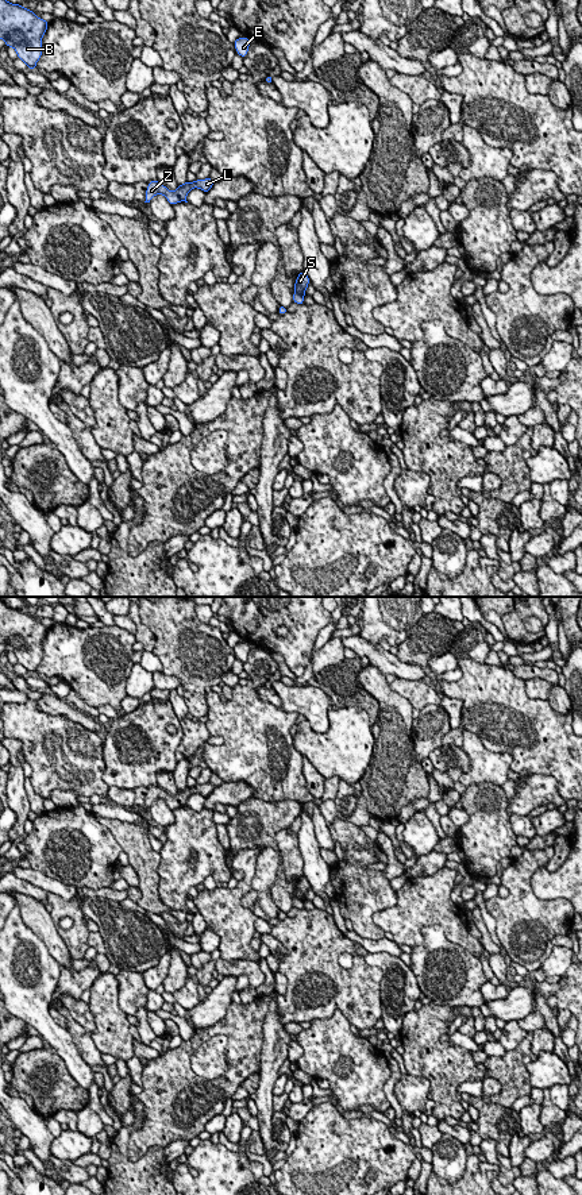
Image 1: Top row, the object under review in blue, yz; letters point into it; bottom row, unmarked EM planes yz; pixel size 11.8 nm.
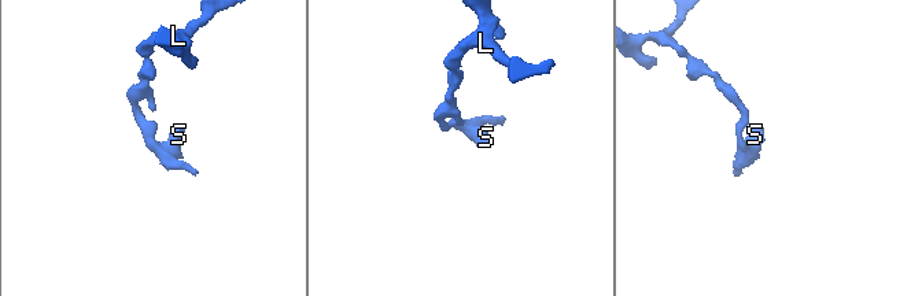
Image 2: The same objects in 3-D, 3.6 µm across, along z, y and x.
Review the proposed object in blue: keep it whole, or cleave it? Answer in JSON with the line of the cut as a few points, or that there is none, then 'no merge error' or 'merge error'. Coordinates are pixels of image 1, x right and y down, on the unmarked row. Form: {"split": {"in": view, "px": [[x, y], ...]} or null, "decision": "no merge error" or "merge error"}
{"split": null, "decision": "no merge error"}

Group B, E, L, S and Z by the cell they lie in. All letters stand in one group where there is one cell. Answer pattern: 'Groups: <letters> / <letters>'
Groups: B E L S Z

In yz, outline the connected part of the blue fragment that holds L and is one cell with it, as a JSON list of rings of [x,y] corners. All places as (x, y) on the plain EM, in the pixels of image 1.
[[[211,782],[205,785],[196,785],[194,787],[186,786],[184,790],[178,790],[174,797],[170,797],[158,785],[150,786],[146,795],[144,807],[150,807],[155,799],[163,799],[171,810],[176,810],[177,807],[181,807],[181,806],[188,807],[186,801],[193,793],[199,793],[203,797],[208,798],[209,794],[213,791],[213,789],[215,786]]]

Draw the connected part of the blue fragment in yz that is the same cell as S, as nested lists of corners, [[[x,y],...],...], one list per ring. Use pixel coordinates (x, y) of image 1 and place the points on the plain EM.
[[[301,876],[297,880],[296,888],[294,888],[294,899],[293,899],[293,907],[301,910],[304,909],[304,901],[305,901],[305,895],[308,893],[309,888],[309,882],[305,876]]]

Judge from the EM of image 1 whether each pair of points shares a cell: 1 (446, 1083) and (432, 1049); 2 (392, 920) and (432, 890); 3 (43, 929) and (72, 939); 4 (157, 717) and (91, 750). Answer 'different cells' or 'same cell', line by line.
1: same cell
2: same cell
3: different cells
4: different cells

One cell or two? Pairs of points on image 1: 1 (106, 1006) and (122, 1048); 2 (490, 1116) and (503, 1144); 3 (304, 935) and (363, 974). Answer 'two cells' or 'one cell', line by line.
1: one cell
2: one cell
3: one cell

